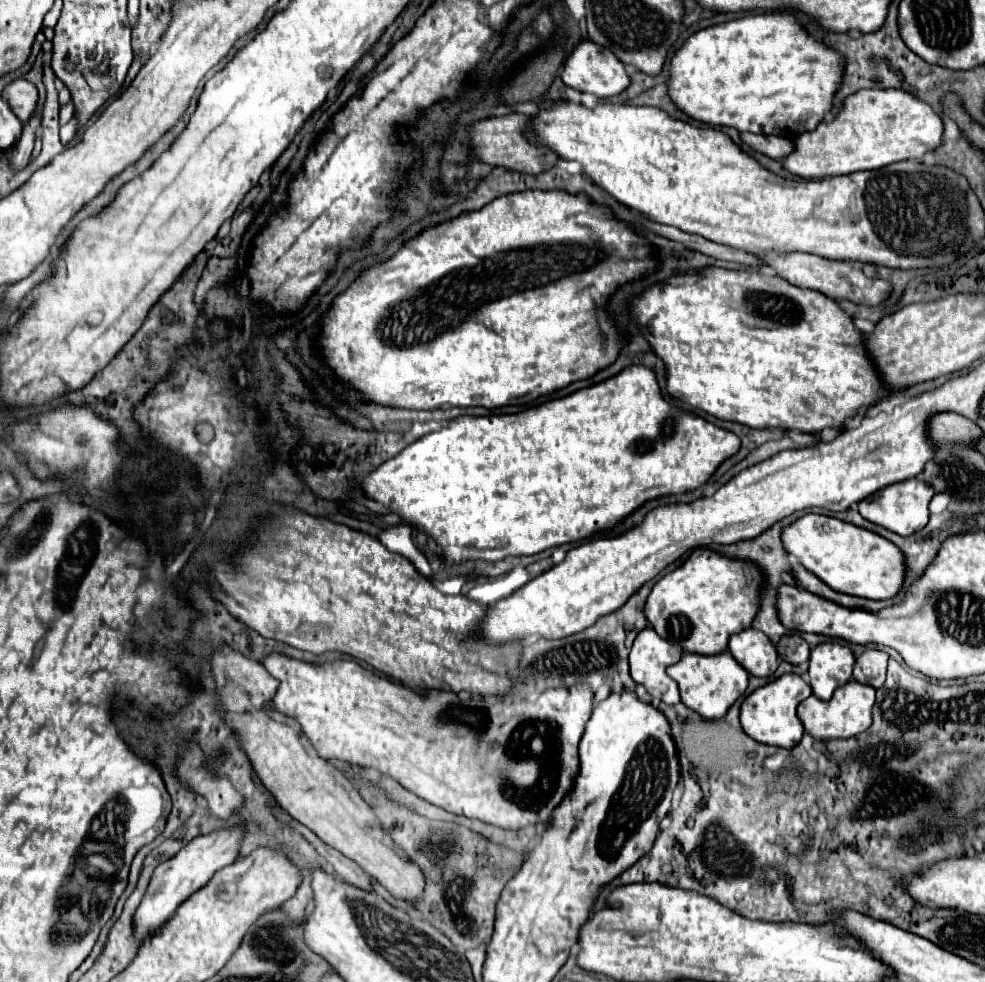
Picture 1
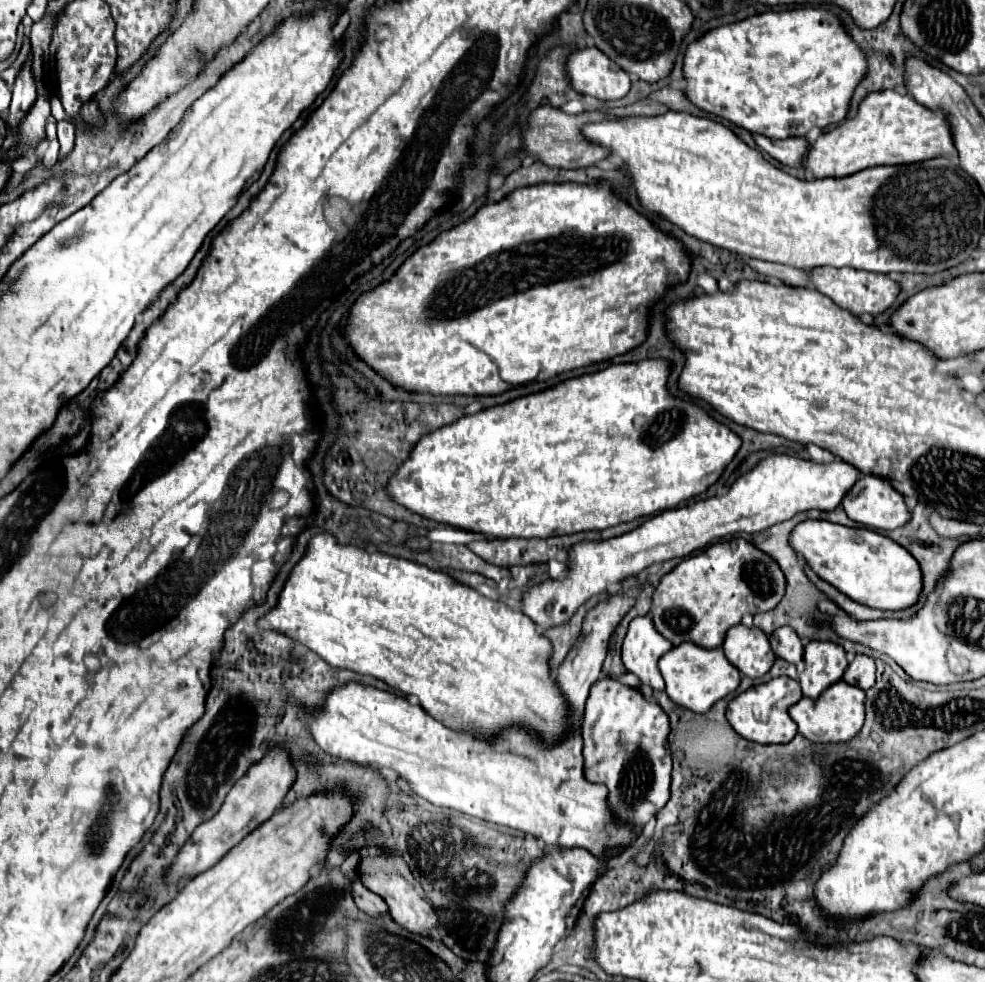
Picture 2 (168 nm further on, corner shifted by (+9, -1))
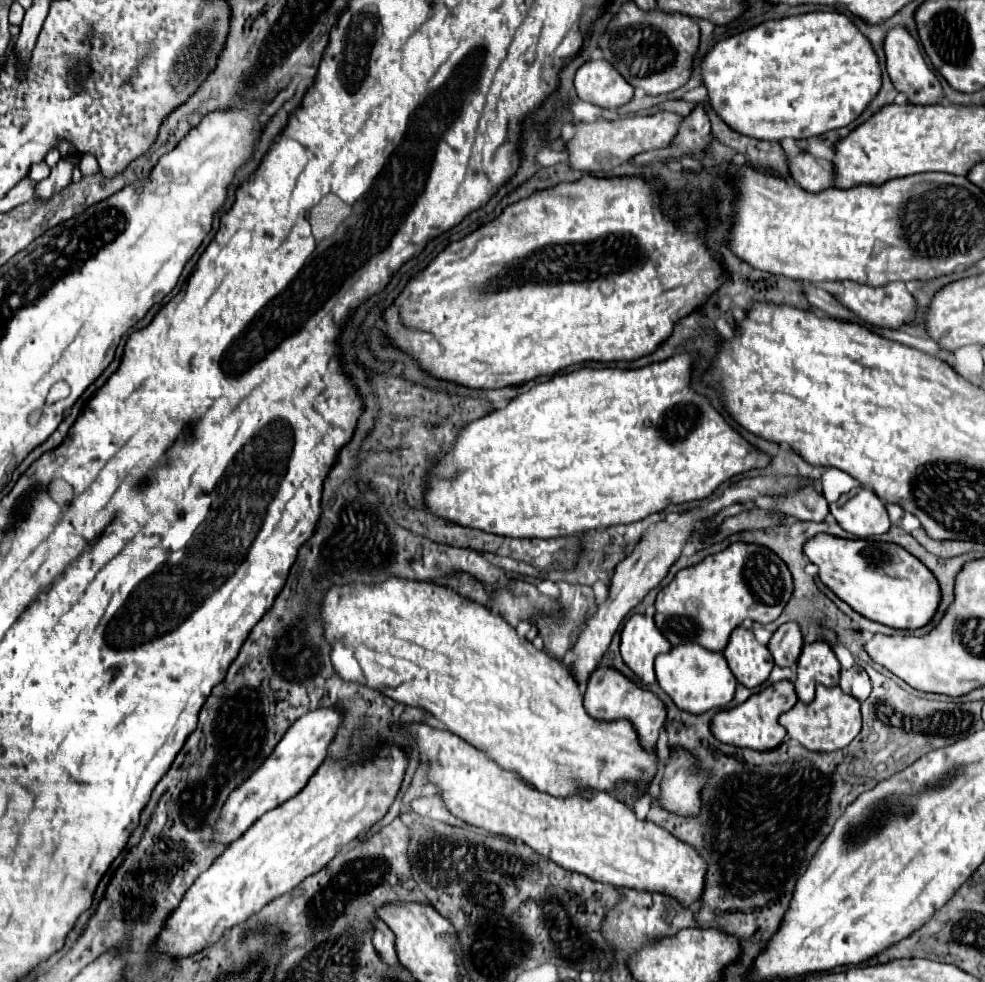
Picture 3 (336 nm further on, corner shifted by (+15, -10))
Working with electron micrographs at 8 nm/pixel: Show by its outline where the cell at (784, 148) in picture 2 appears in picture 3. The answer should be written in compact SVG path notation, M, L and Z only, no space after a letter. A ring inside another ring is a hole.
M800 152L788 158L788 168L798 186L808 192L820 192L834 186L834 166L828 160L816 158L810 152Z

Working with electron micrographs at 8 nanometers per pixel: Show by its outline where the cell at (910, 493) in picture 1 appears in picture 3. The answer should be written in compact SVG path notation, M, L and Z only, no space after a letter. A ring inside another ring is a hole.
M856 488L830 504L836 522L856 538L870 538L888 532L890 518L884 502L868 488Z

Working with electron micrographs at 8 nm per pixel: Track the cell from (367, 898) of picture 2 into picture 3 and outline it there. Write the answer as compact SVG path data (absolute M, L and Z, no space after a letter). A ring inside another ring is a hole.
M380 920L376 922L374 934L372 934L372 942L374 942L374 948L376 948L376 952L378 952L378 956L382 958L384 964L388 964L388 966L396 966L398 964L398 956L396 956L396 950L394 950L394 934Z

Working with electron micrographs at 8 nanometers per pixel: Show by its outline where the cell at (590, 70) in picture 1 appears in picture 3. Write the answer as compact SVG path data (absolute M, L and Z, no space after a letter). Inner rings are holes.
M590 60L582 64L576 72L574 86L580 100L610 110L624 106L634 96L634 88L608 60Z

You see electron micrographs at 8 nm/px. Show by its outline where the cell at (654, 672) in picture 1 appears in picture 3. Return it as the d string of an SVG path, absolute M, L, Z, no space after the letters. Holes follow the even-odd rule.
M632 614L622 628L620 654L632 672L644 682L656 682L654 658L668 652L672 646L656 628L654 618L646 614Z

